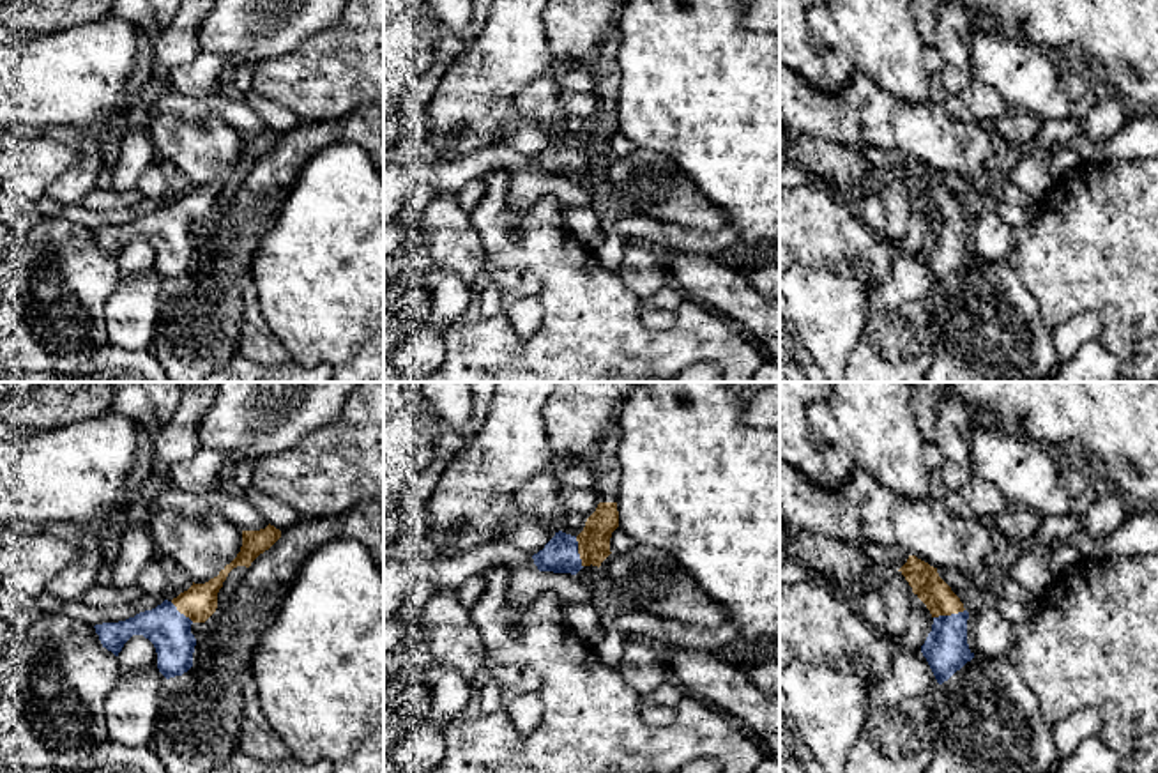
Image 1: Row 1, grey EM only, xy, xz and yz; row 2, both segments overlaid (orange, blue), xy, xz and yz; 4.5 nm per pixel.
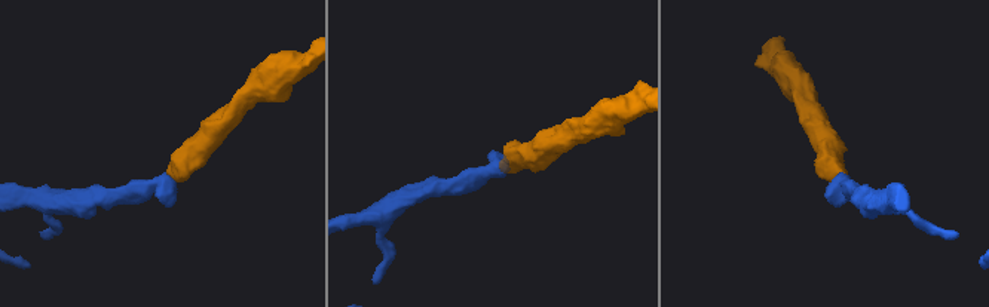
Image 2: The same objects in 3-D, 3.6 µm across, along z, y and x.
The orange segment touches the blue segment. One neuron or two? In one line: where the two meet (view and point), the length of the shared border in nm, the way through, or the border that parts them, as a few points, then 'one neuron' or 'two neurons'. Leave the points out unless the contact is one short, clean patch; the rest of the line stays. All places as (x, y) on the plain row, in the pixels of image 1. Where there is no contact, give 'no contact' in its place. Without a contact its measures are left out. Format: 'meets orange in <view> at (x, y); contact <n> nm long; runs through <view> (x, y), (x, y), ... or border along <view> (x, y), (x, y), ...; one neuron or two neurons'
meets orange in yz at (948, 218); contact 150 nm long; runs through yz (923, 183), (948, 218), (946, 253); one neuron

